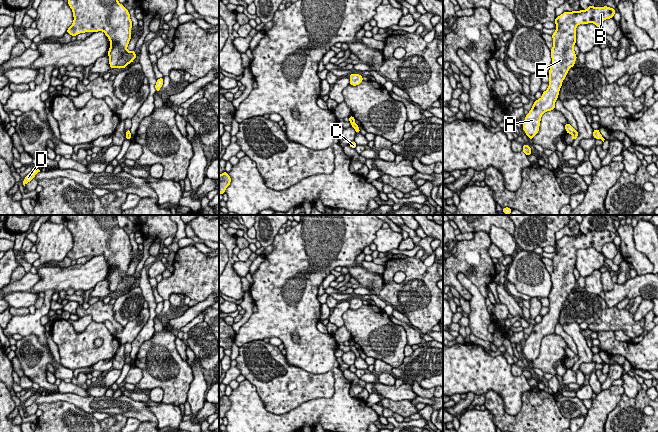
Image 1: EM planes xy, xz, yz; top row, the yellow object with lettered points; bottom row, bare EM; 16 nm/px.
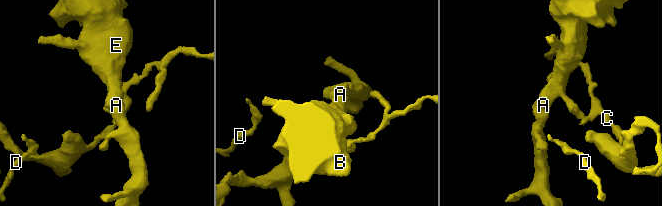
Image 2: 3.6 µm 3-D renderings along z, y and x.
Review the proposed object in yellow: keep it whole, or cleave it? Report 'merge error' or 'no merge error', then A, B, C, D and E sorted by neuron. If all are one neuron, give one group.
merge error | A B E / C D

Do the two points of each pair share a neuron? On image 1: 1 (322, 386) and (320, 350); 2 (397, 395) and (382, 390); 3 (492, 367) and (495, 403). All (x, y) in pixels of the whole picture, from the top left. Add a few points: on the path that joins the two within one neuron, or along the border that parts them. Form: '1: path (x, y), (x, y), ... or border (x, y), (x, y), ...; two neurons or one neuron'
1: border (298, 367), (312, 373), (331, 371), (335, 392); two neurons
2: path (393, 393), (386, 392); one neuron
3: border (489, 389), (496, 392), (502, 399), (505, 412); two neurons

